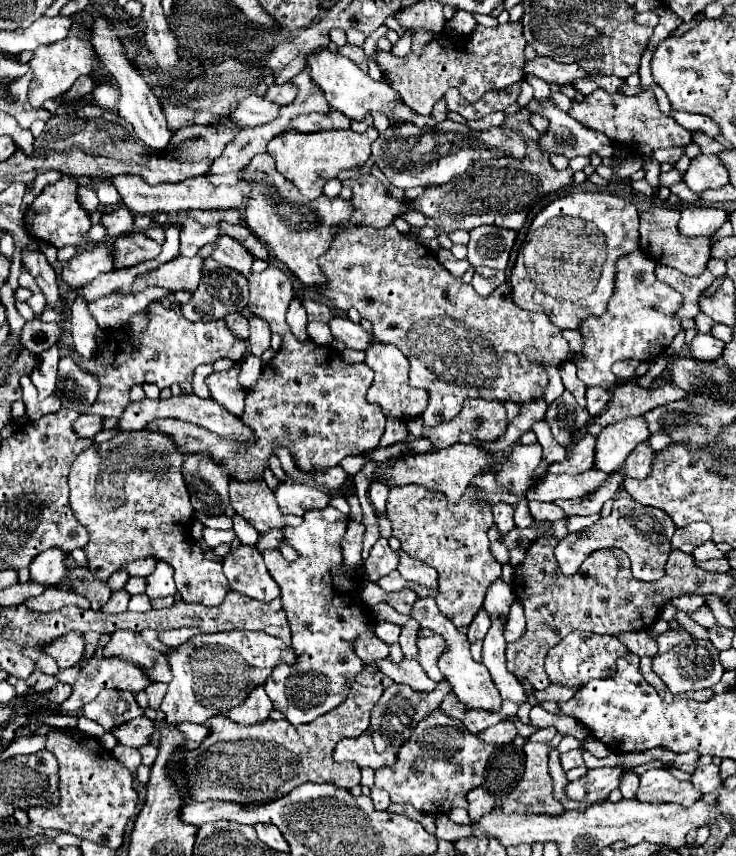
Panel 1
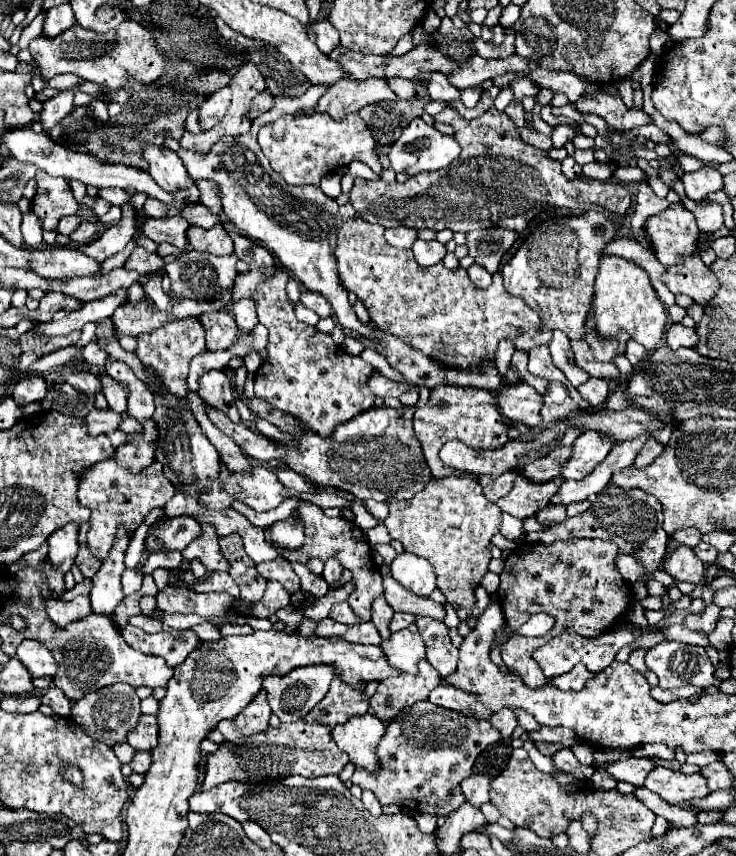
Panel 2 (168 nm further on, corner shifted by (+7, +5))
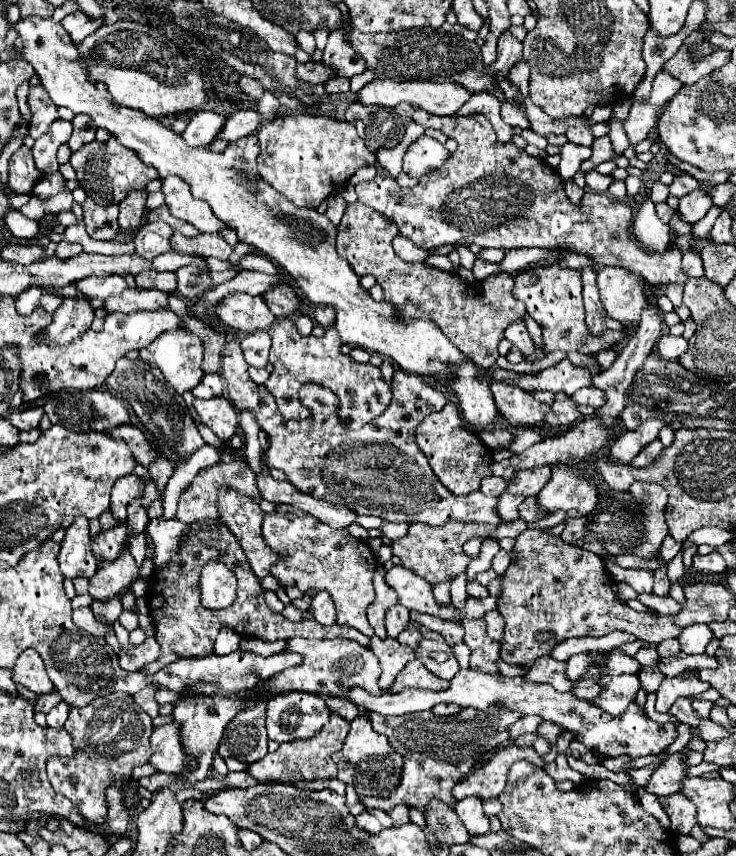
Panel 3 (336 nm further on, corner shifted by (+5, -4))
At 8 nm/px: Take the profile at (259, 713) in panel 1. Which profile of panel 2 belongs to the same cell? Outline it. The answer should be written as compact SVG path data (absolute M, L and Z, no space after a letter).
M261 691L235 719L221 721L217 729L227 737L229 743L241 743L243 737L267 731L269 717L271 717L271 707L267 703L265 691Z

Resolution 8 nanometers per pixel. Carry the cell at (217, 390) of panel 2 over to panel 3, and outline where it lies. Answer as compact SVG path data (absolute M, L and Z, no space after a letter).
M213 396L209 400L195 400L195 410L205 426L209 426L221 440L229 442L237 434L239 414L225 396Z

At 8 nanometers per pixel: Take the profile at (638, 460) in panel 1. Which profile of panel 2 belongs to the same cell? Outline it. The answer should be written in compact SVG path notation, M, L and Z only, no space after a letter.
M649 437L647 443L643 445L643 449L639 451L639 455L637 455L637 459L635 459L633 465L639 467L639 469L643 469L643 467L647 467L661 451L663 451L663 445L661 445L659 441L655 441L653 437Z

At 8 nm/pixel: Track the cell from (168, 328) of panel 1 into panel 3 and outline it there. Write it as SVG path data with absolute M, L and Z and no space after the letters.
M179 328L179 330L173 330L173 332L163 332L147 348L139 350L139 358L143 362L159 368L163 372L165 380L175 388L177 394L193 390L201 382L201 378L203 378L203 370L201 370L203 344L201 344L201 338L195 336L195 334L191 334L185 328Z

